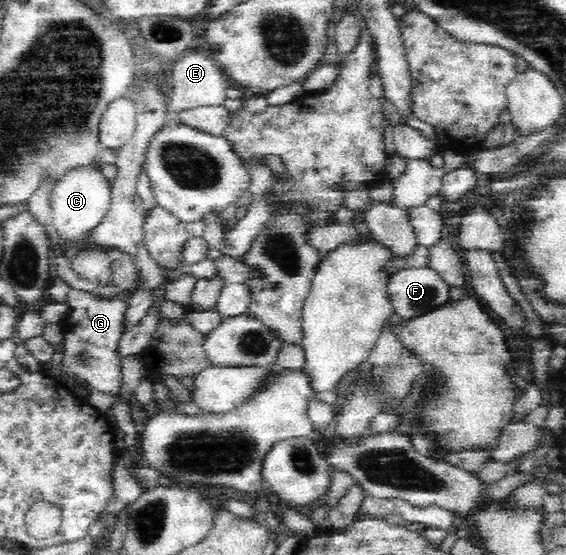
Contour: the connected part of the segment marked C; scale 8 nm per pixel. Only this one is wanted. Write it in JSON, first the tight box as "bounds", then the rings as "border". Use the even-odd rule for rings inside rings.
{"bounds":[50,164,111,245],"border":[[[98,164],[84,165],[84,167],[74,167],[66,171],[62,177],[55,180],[50,195],[51,205],[51,226],[58,232],[58,240],[68,245],[72,242],[84,240],[107,215],[111,207],[111,183],[104,177]]]}

